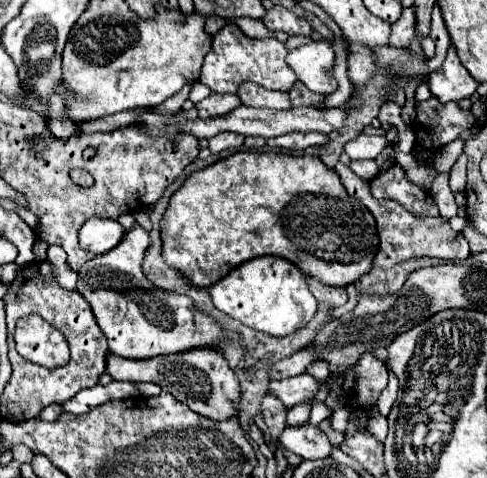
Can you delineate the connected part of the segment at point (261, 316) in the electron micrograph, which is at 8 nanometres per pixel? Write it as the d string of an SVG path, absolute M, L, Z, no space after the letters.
M255 257L245 261L235 267L231 275L223 277L223 281L217 281L209 291L219 311L273 337L285 337L299 331L317 313L317 299L311 295L305 275L293 263L279 257Z

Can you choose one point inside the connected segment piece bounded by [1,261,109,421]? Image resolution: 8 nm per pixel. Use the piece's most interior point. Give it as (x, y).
(34, 290)

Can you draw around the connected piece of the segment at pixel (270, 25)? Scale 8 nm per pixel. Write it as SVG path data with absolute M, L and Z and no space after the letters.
M275 5L271 11L267 11L263 23L269 31L285 31L289 35L311 35L311 25L303 17L297 17L281 5Z

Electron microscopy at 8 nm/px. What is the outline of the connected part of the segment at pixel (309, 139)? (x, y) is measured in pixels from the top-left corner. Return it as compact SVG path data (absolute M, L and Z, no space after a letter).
M287 133L287 135L267 139L267 145L273 149L279 147L279 149L293 149L293 151L303 151L307 147L325 145L325 143L329 143L329 137L321 133Z

